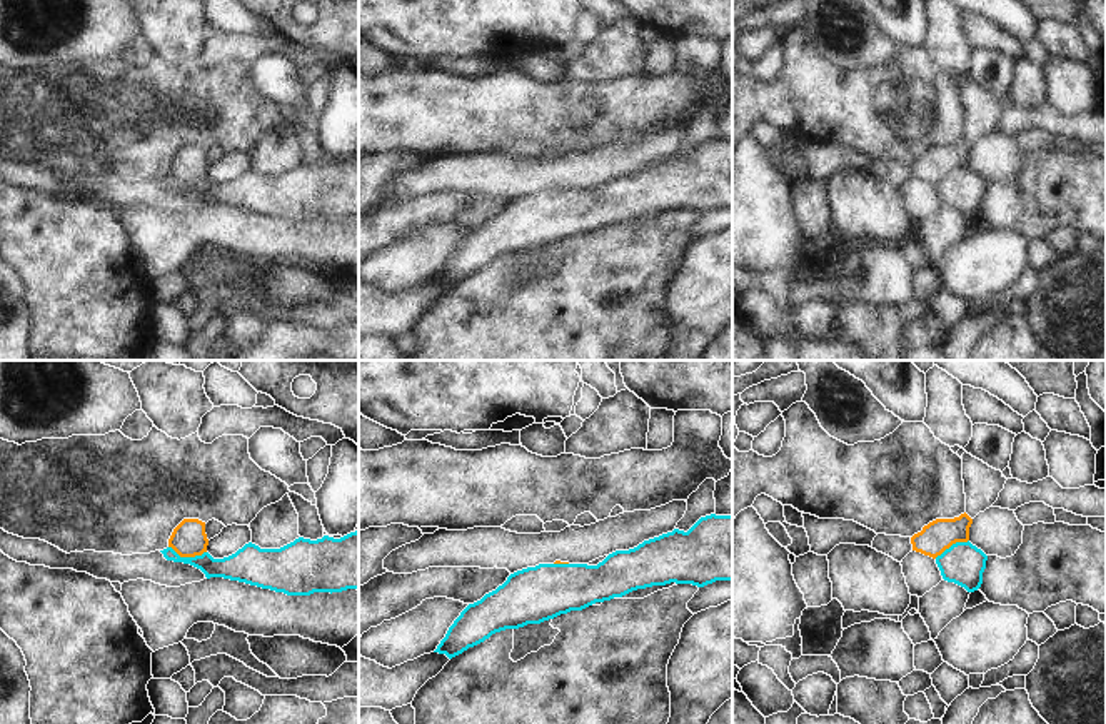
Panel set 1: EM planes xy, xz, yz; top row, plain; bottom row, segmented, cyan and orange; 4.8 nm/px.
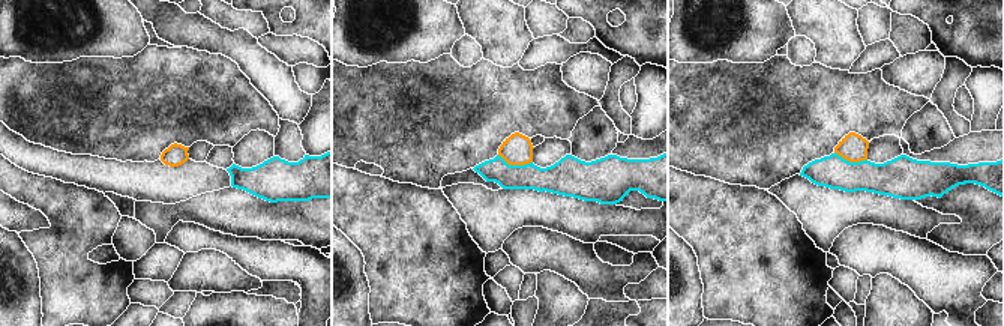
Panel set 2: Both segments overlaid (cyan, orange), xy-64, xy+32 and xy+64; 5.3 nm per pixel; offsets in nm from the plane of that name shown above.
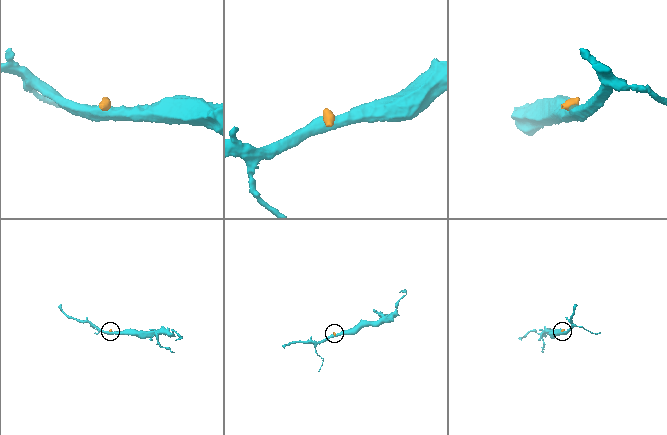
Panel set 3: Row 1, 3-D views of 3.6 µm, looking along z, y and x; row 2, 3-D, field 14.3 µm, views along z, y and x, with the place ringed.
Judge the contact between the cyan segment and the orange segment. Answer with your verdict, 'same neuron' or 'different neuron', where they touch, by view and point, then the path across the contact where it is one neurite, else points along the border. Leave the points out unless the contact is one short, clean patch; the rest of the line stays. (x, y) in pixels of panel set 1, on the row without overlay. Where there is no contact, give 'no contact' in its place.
different neuron; contact xy (187, 184); border xy (169, 172), (180, 182), (201, 182), (206, 179)

